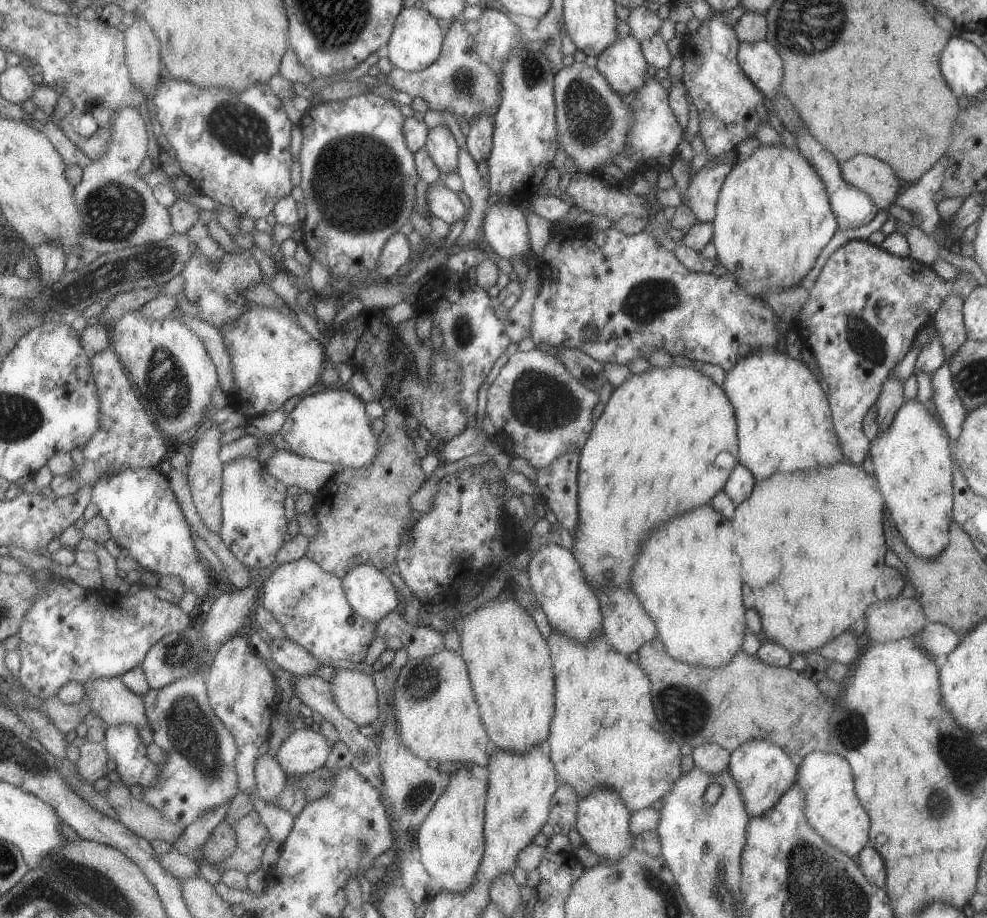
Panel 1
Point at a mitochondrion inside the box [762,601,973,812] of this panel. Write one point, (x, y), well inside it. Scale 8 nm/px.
(853, 731)

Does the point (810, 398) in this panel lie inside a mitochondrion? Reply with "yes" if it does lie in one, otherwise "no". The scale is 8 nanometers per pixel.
no

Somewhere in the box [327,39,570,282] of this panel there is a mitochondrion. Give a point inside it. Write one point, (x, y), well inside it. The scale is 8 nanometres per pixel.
(532, 66)

